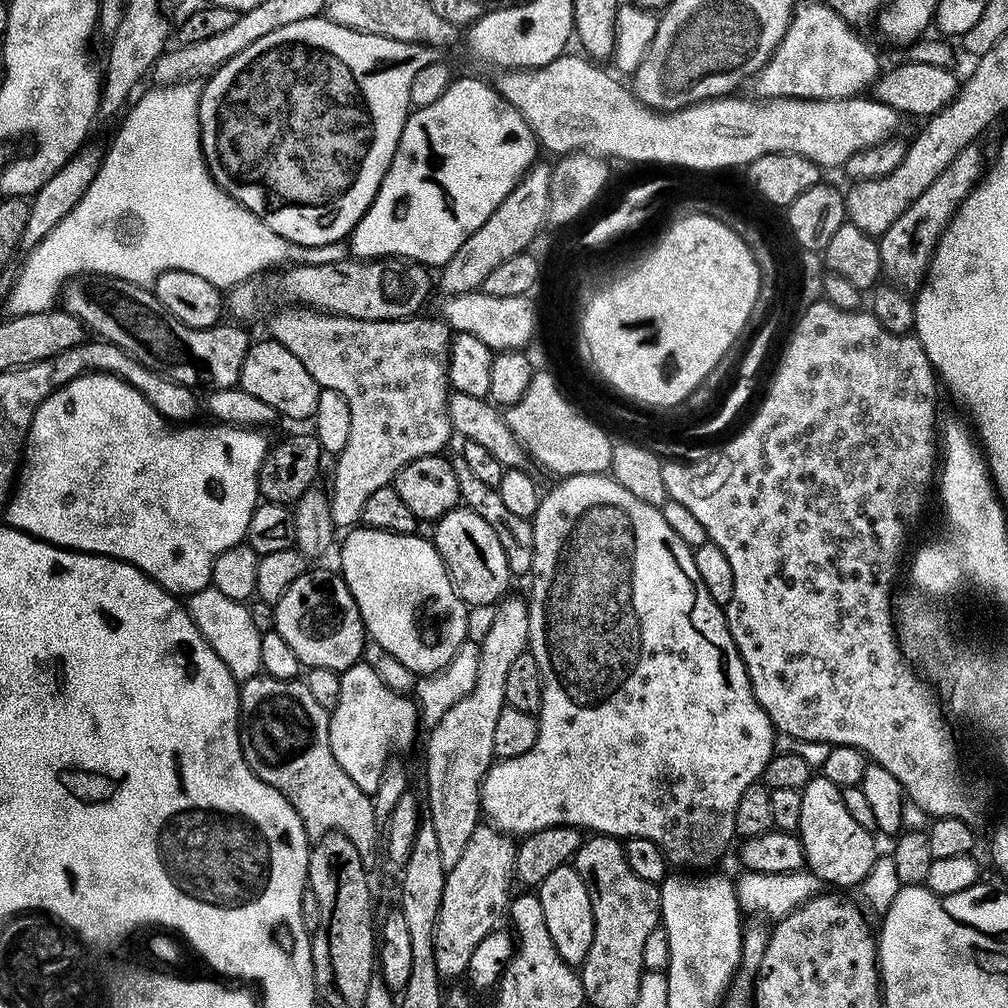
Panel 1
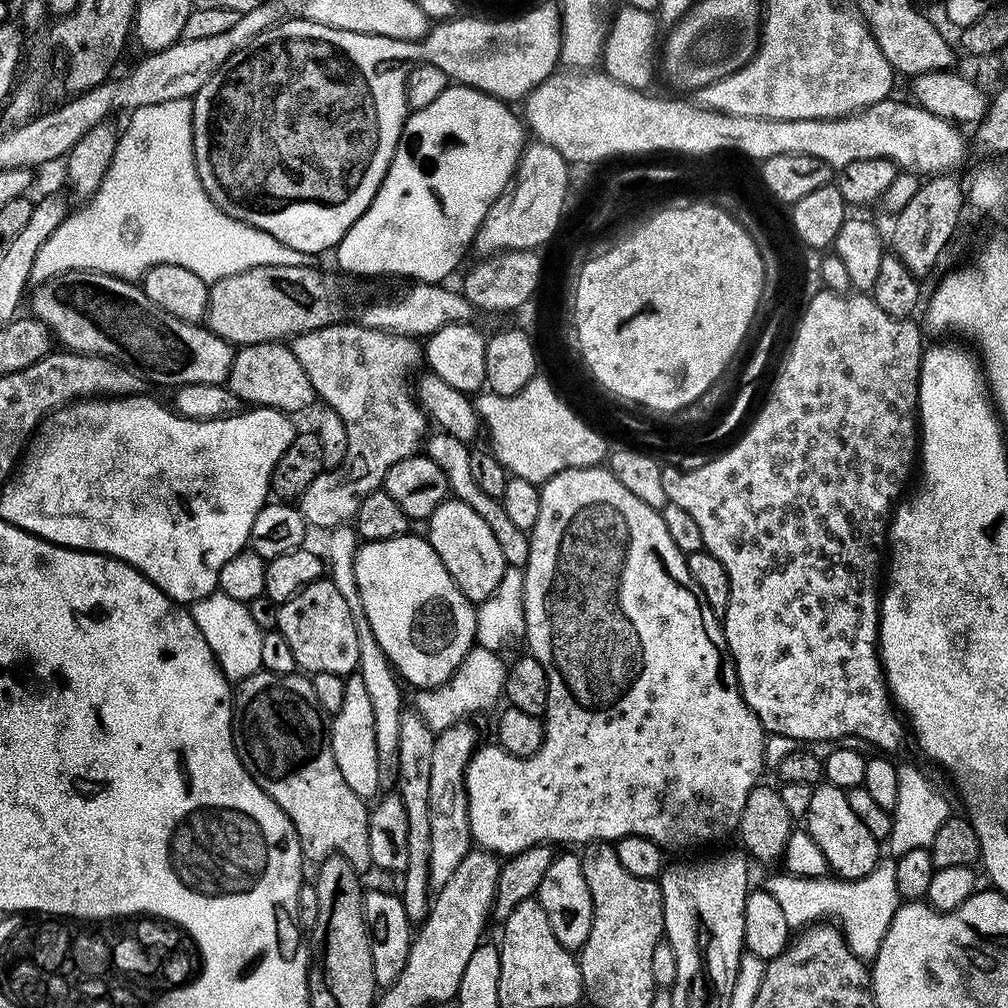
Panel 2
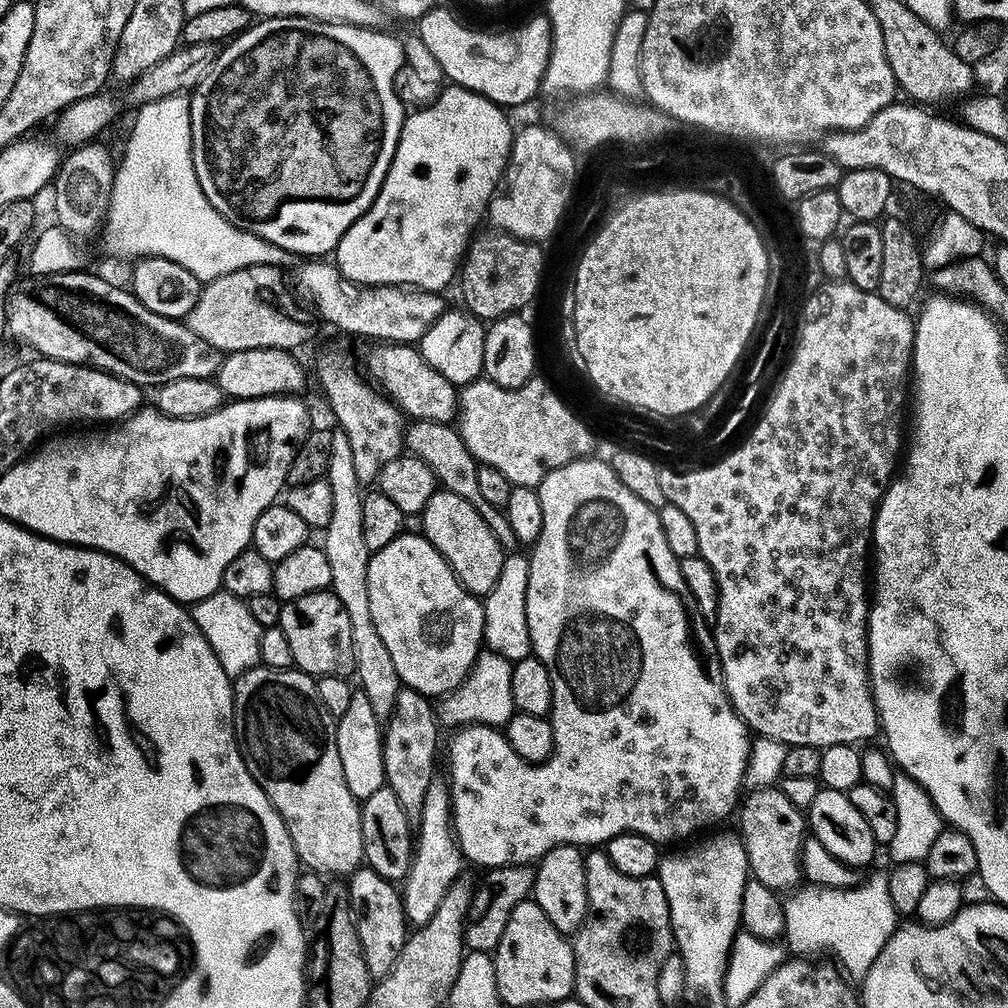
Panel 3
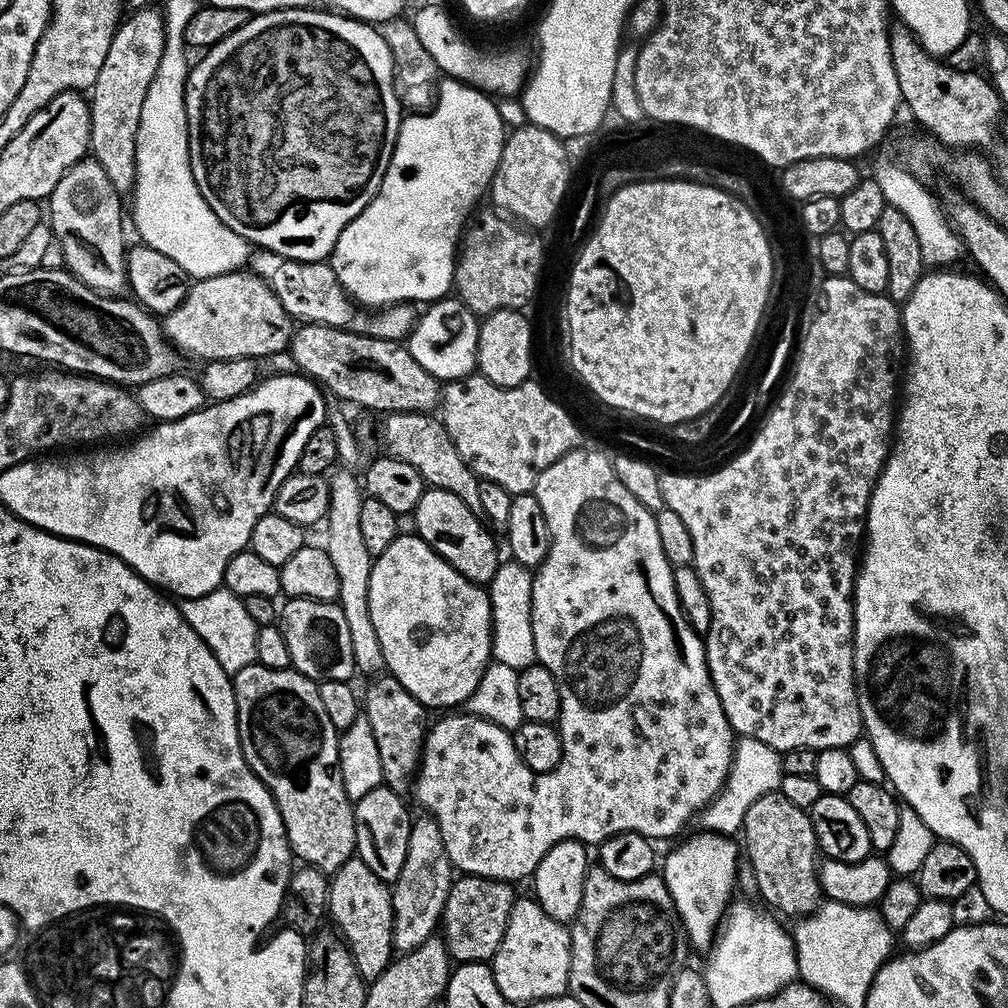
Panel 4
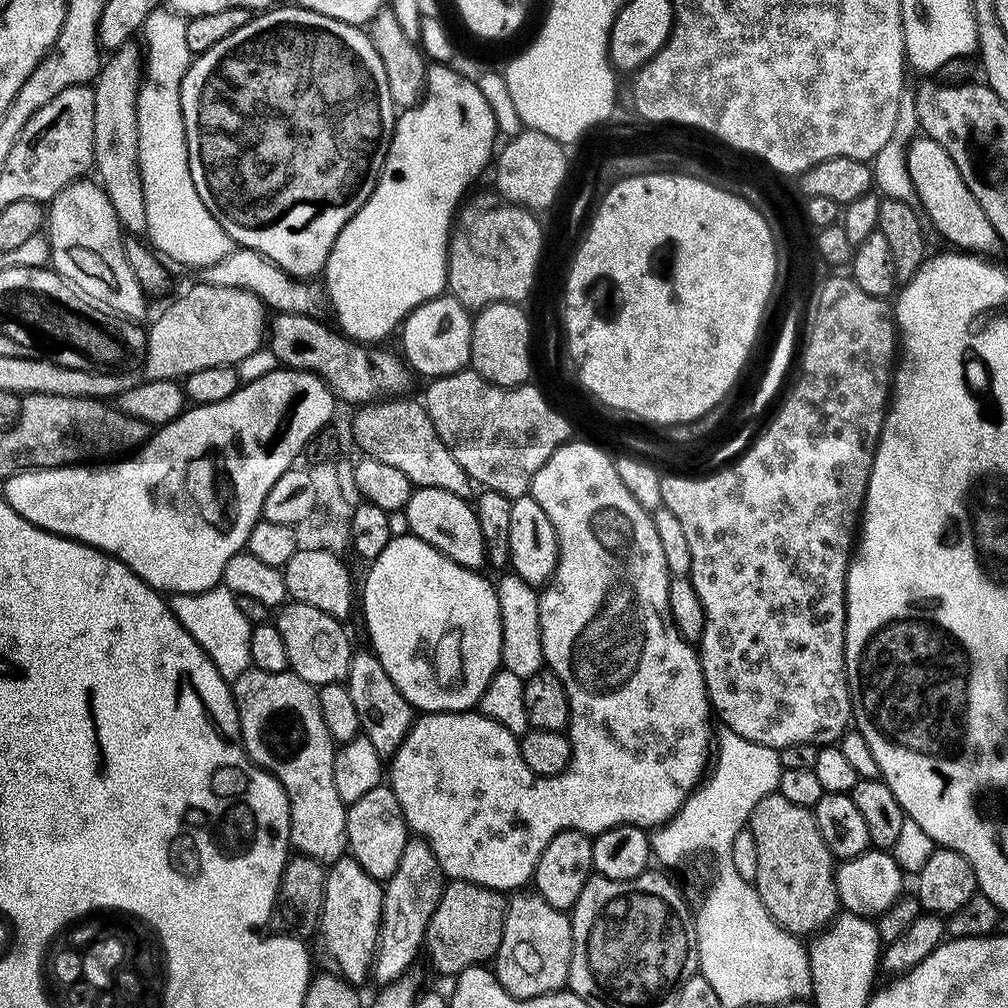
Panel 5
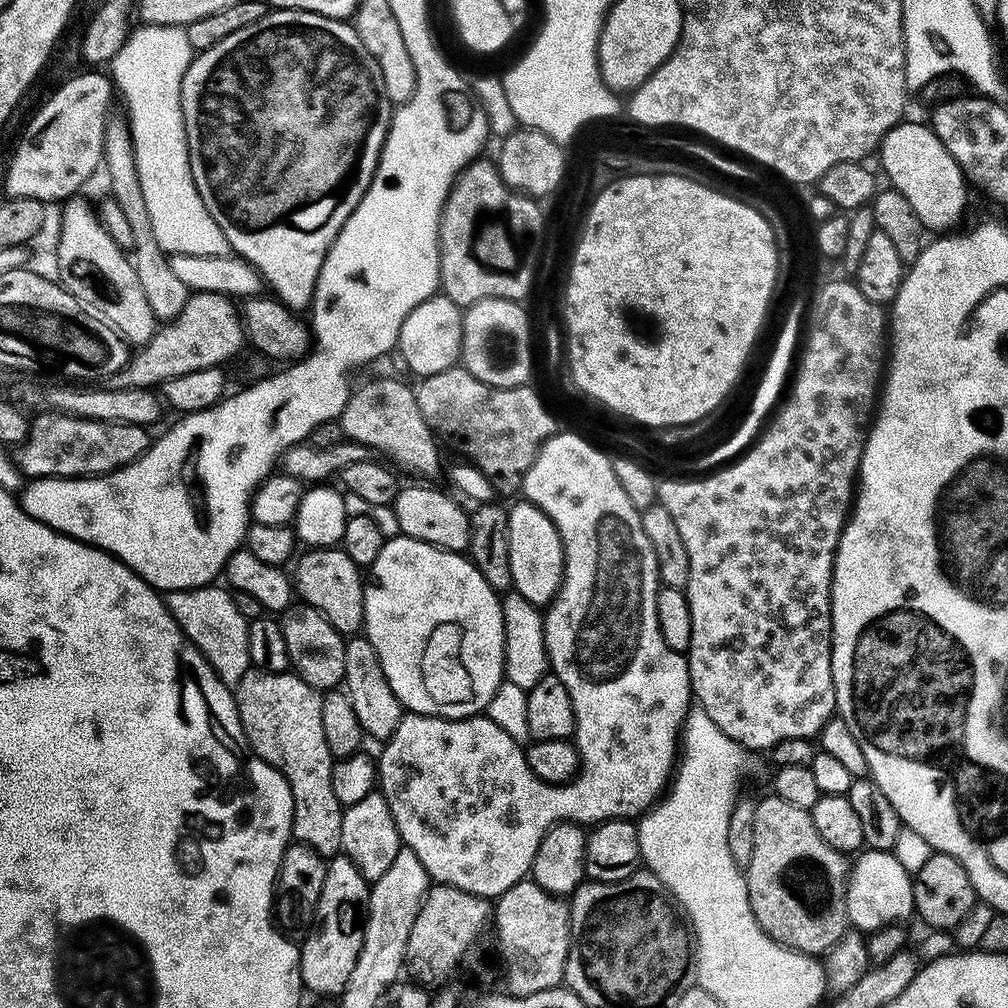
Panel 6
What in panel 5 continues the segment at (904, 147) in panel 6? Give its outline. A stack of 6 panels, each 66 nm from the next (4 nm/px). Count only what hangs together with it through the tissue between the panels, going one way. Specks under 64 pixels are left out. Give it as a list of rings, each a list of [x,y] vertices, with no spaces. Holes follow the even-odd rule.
[[[923,134],[917,135],[907,148],[905,162],[909,170],[910,182],[913,183],[915,203],[918,205],[919,211],[926,217],[931,231],[933,228],[942,239],[949,240],[952,243],[949,245],[953,249],[963,250],[968,254],[992,254],[988,252],[1001,251],[1000,235],[994,230],[990,218],[986,218],[986,210],[982,210],[982,206],[976,201],[974,194],[970,194],[970,186],[966,186],[960,168],[954,166],[954,158],[950,158],[950,154],[938,142],[932,141],[930,137]]]

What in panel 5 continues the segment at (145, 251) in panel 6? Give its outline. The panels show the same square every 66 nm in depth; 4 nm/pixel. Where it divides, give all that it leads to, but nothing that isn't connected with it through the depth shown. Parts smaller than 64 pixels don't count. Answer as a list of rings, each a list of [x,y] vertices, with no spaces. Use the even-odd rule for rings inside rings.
[[[129,42],[115,49],[101,65],[93,83],[94,154],[93,165],[99,181],[118,214],[121,227],[129,235],[142,236],[148,231],[146,222],[145,190],[138,154],[137,94],[142,79],[142,52]]]

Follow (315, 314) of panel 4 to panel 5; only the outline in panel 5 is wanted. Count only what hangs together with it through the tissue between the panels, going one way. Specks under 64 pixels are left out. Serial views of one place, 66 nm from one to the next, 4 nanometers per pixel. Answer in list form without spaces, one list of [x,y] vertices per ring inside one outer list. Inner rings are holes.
[[[236,248],[230,255],[222,260],[217,260],[211,266],[203,269],[200,274],[201,281],[205,284],[226,286],[227,288],[246,289],[254,293],[265,307],[271,311],[286,313],[310,314],[316,309],[318,300],[324,296],[323,289],[319,283],[312,280],[299,280],[290,276],[277,267],[272,260],[249,248]]]

